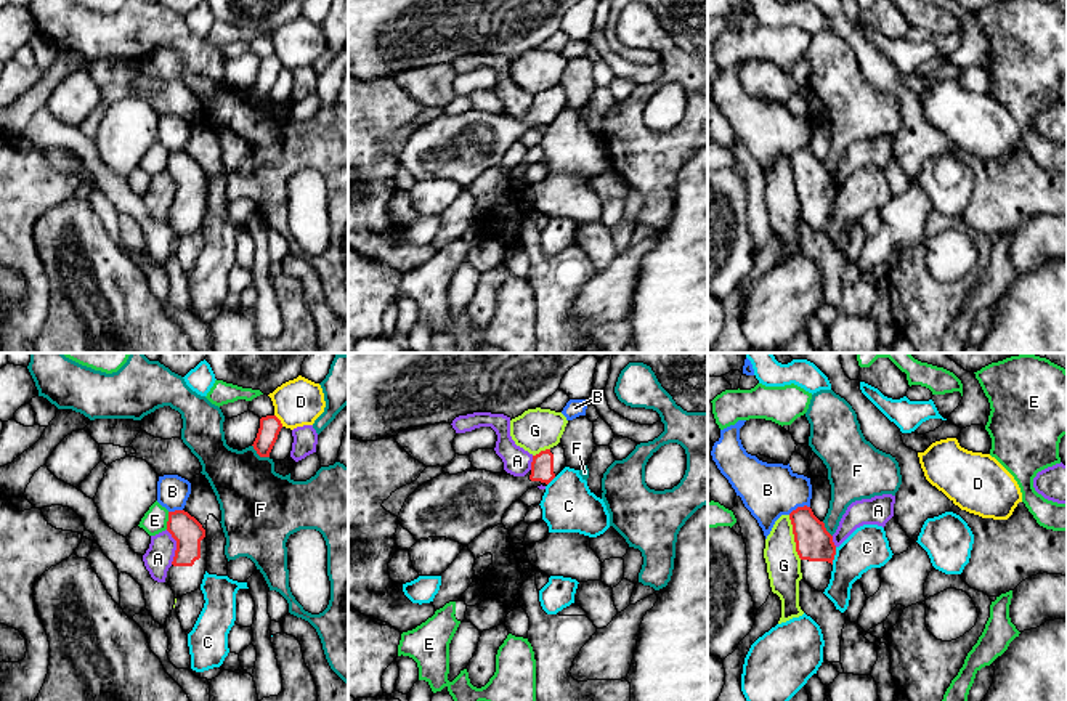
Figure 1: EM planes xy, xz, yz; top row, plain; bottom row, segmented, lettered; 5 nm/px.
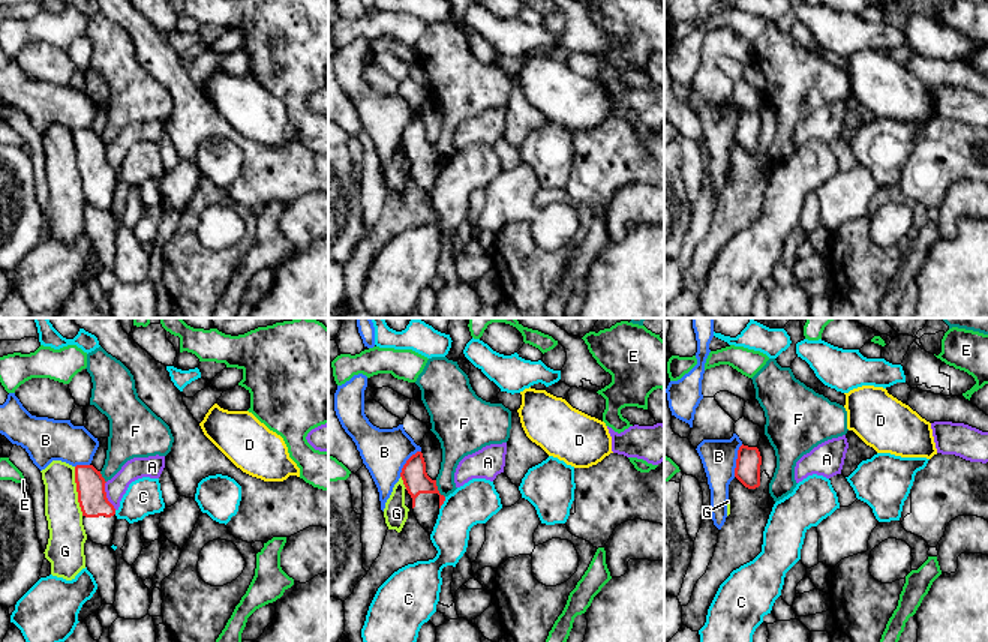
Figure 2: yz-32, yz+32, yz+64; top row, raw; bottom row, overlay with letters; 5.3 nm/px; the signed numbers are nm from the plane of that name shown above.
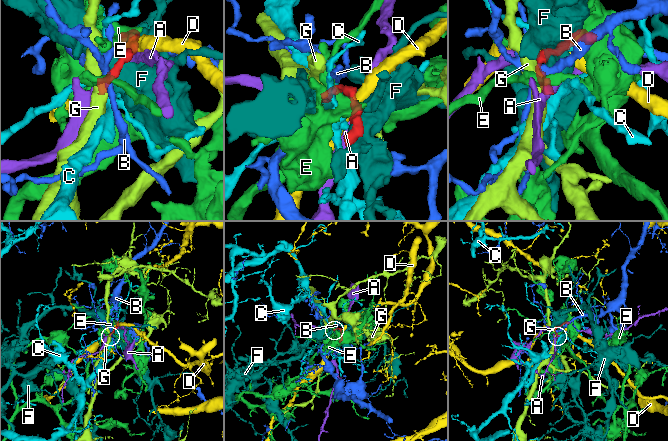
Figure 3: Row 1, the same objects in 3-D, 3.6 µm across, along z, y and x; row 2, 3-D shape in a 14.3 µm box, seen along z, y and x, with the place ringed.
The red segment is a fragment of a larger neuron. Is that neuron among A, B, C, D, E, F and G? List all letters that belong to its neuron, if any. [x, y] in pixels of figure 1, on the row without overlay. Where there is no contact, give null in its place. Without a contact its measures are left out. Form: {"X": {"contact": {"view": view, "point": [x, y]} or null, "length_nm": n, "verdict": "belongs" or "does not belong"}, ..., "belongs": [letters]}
{"A": {"contact": {"view": "xy", "point": [177, 188]}, "length_nm": 180, "verdict": "does not belong"}, "B": {"contact": {"view": "yz", "point": [798, 148]}, "length_nm": 120, "verdict": "does not belong"}, "C": {"contact": {"view": "yz", "point": [835, 194]}, "length_nm": 90, "verdict": "does not belong"}, "D": {"contact": {"view": "xy", "point": [279, 61]}, "length_nm": 80, "verdict": "does not belong"}, "E": {"contact": {"view": "xy", "point": [169, 161]}, "length_nm": 90, "verdict": "does not belong"}, "F": {"contact": {"view": "xy", "point": [259, 95]}, "length_nm": 110, "verdict": "does not belong"}, "G": {"contact": {"view": "yz", "point": [795, 178]}, "length_nm": 240, "verdict": "does not belong"}, "belongs": []}

